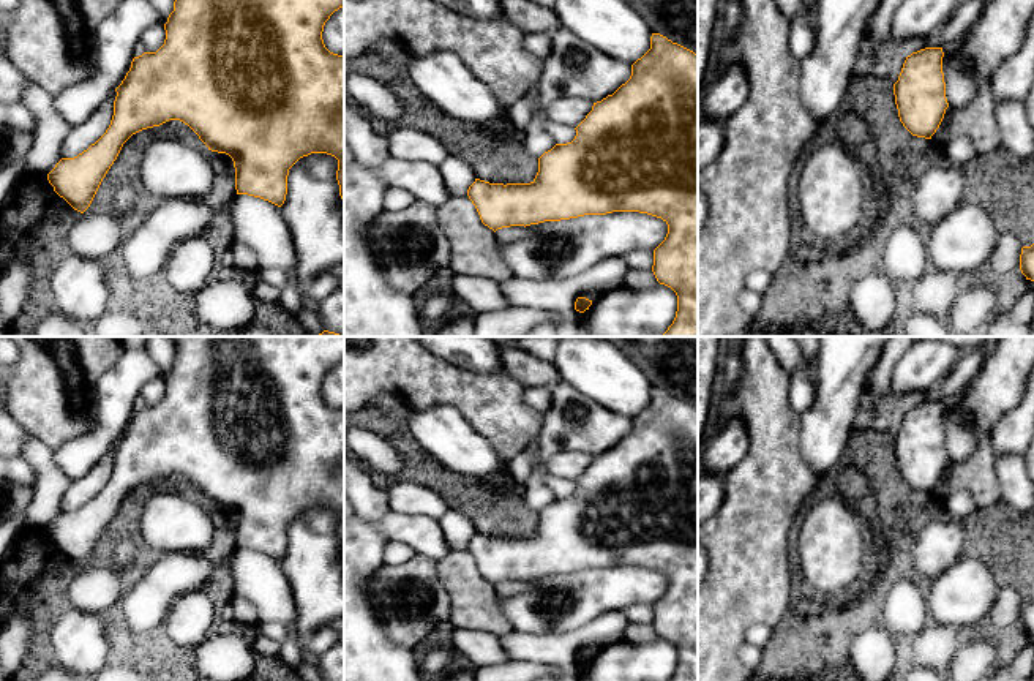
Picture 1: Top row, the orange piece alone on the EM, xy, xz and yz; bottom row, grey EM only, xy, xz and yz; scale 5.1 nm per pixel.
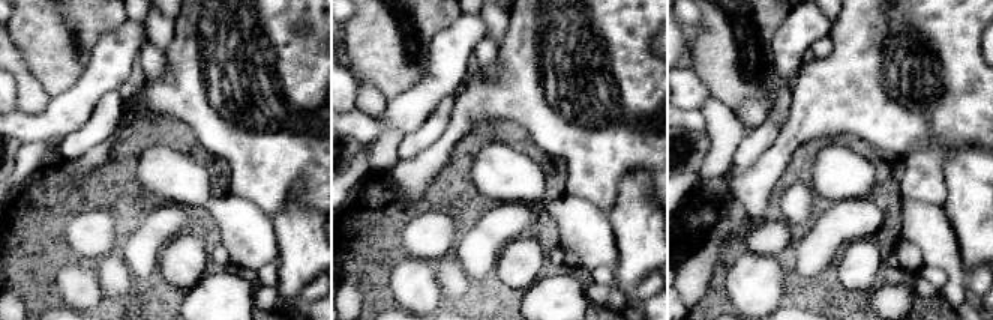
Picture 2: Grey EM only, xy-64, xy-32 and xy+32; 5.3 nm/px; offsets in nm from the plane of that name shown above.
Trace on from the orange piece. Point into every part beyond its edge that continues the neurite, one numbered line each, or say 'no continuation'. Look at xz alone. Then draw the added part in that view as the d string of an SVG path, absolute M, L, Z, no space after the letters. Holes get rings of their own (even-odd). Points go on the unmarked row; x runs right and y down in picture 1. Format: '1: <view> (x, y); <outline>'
no continuation

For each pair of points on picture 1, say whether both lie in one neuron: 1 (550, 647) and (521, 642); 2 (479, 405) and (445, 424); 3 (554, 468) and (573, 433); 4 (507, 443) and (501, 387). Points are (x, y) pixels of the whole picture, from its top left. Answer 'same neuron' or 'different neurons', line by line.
1: same neuron
2: different neurons
3: different neurons
4: same neuron

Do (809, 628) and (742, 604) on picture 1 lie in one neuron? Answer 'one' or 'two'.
two

